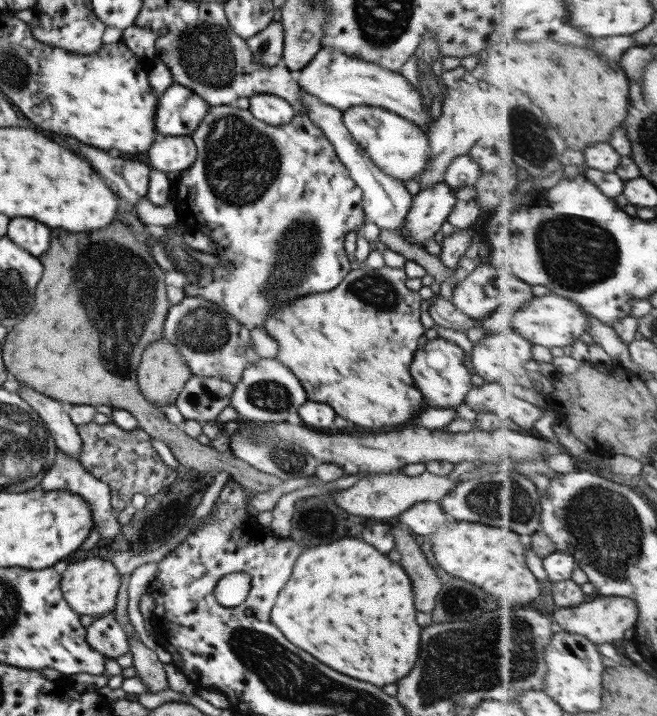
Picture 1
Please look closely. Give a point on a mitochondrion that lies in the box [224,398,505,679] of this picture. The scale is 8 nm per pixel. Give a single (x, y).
(282, 457)

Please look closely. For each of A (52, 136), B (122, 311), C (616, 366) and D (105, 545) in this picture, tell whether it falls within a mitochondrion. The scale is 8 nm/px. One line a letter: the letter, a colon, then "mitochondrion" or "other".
A: other
B: mitochondrion
C: other
D: other

